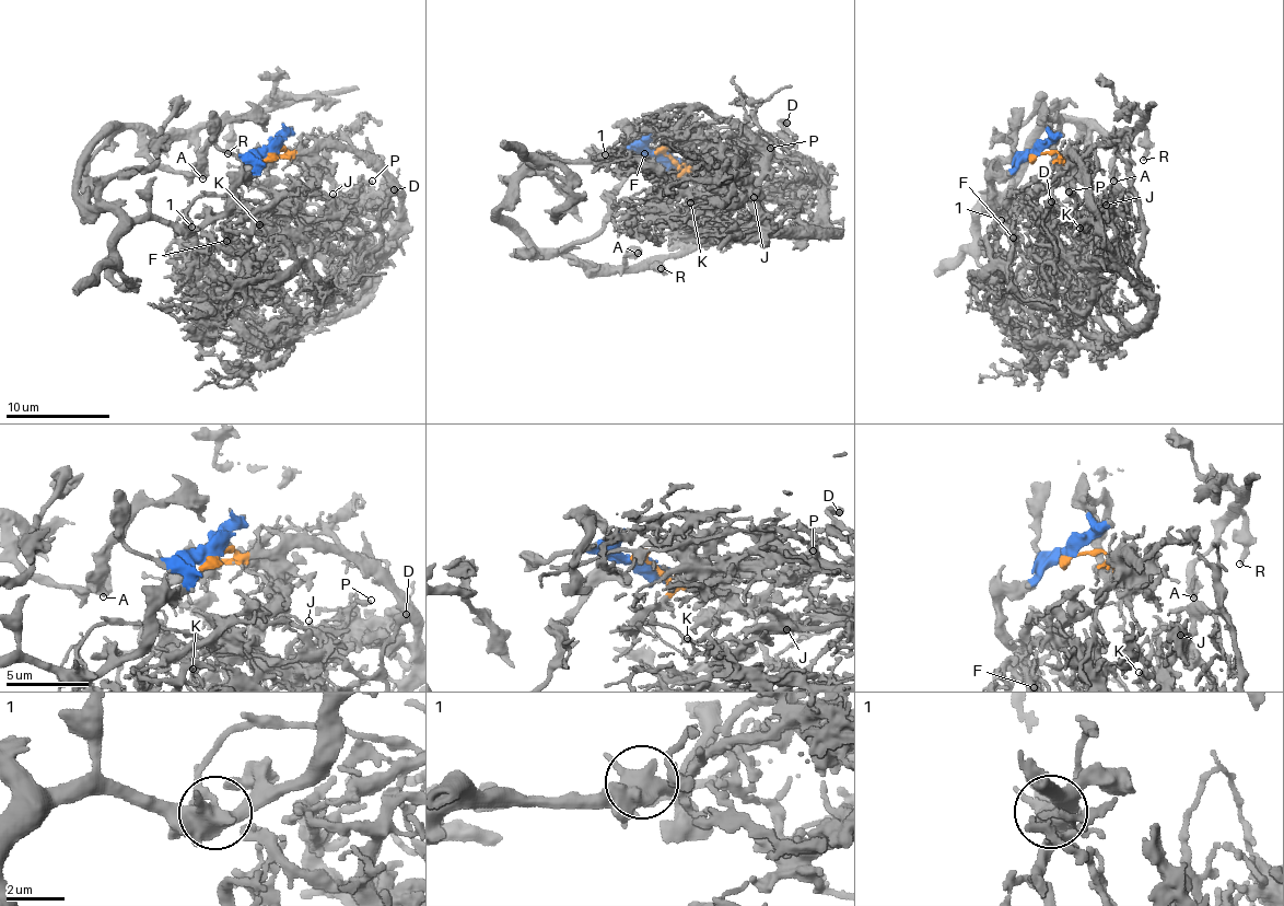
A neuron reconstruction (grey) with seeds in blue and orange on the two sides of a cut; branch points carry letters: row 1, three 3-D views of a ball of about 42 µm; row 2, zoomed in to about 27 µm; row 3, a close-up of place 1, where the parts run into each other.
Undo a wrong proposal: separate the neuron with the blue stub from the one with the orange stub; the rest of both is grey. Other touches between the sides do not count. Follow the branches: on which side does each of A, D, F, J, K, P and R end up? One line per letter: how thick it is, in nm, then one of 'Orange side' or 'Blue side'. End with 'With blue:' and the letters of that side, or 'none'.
A: Thickness 360 nm. Blue side
D: Thickness 480 nm. Orange side
F: Thickness 300 nm. Orange side
J: Thickness 260 nm. Orange side
K: Thickness 200 nm. Orange side
P: Thickness 220 nm. Orange side
R: Thickness 280 nm. Blue side
With blue: A, R

